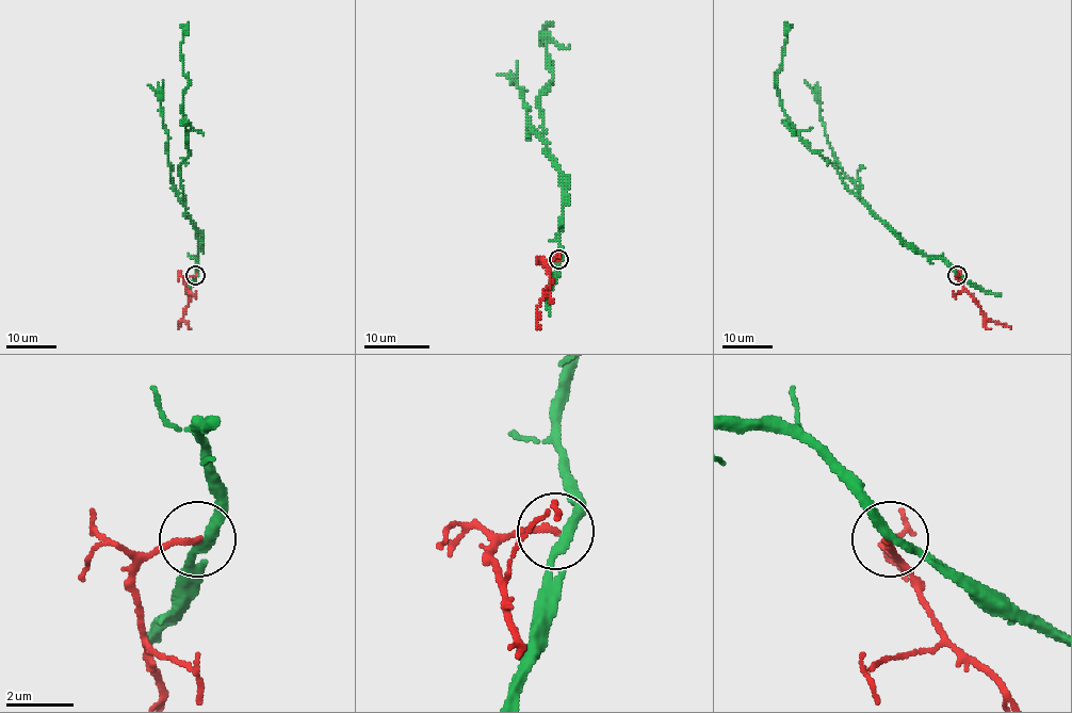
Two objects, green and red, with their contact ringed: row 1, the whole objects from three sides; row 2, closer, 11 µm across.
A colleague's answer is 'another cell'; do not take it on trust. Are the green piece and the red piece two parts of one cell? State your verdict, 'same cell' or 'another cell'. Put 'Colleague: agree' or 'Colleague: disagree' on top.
Colleague: agree
another cell

